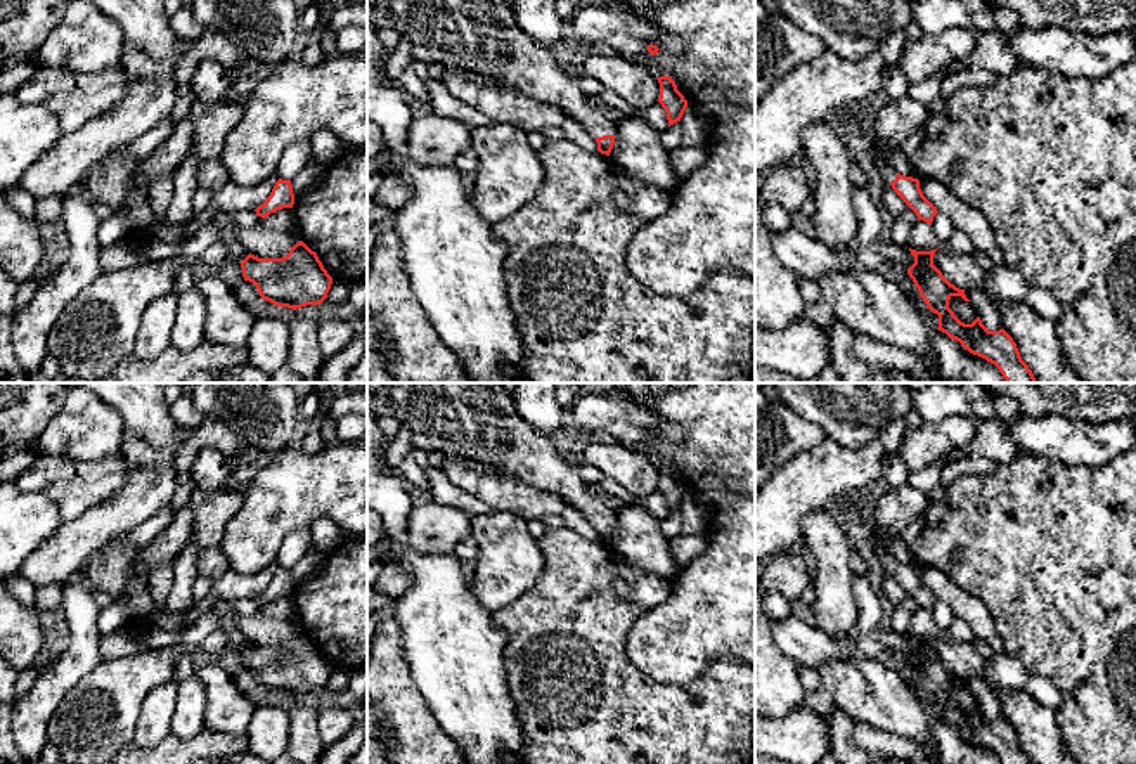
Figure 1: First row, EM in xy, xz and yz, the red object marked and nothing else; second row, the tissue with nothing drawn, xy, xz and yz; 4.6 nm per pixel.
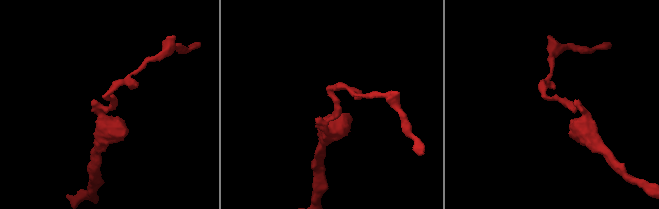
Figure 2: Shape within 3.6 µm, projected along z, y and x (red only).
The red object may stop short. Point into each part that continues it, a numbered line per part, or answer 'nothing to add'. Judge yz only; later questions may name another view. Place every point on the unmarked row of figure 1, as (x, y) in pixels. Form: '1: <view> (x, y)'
1: yz (896, 508)

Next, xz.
1: xz (477, 425)

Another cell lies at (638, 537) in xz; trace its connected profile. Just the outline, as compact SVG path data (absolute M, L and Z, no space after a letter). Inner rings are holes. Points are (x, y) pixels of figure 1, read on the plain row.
M623 504L616 511L610 546L627 563L660 577L670 586L682 572L670 556L670 537L662 532L662 520L651 509Z

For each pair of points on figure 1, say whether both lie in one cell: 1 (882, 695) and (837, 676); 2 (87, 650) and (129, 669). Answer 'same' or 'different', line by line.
1: same
2: different

